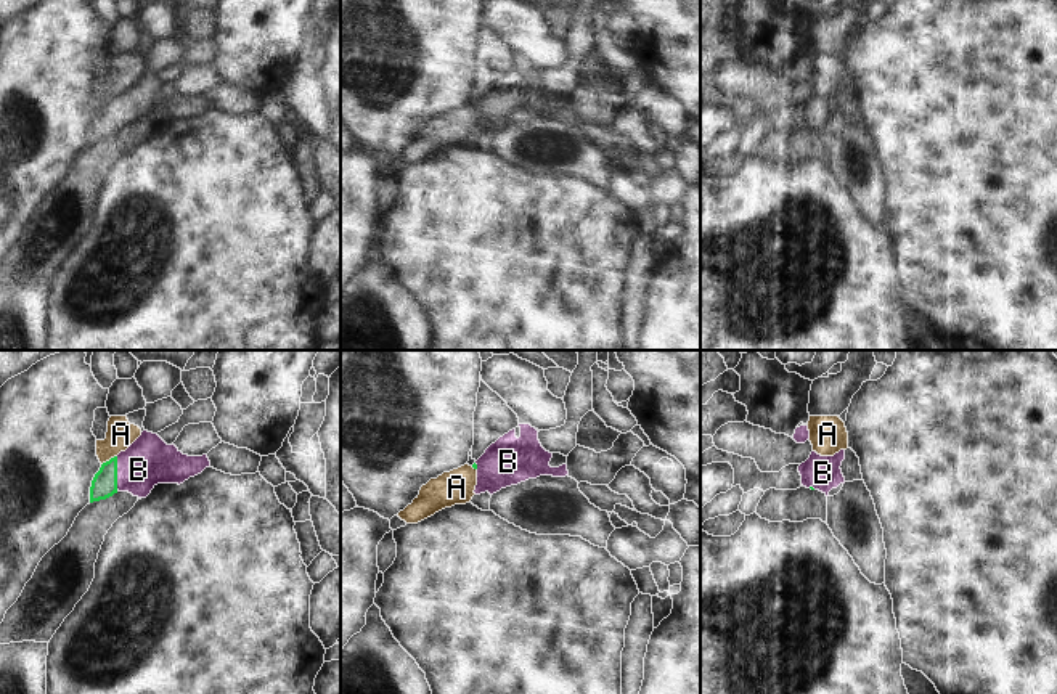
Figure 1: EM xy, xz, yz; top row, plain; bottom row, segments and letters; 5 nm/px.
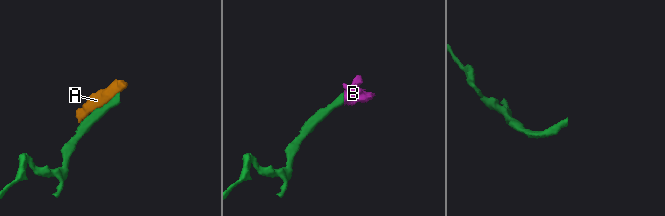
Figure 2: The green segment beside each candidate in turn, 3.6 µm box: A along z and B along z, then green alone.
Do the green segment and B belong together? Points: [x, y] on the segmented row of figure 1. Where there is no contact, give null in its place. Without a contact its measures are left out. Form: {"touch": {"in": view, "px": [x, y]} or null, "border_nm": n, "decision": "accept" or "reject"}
{"touch": {"in": "xy", "px": [116, 473]}, "border_nm": 170, "decision": "accept"}

